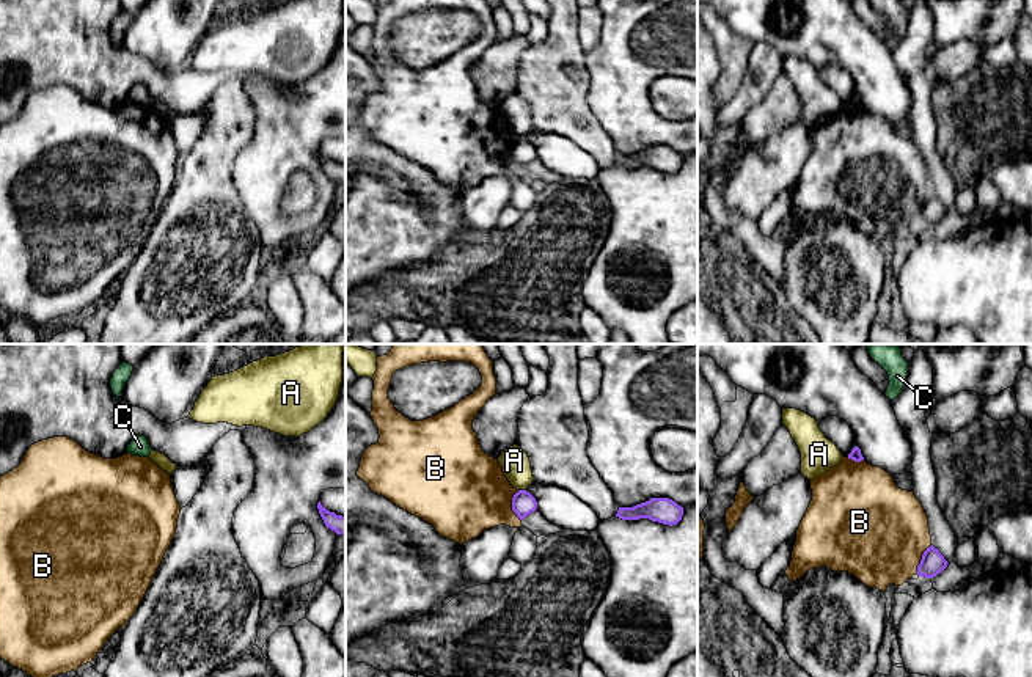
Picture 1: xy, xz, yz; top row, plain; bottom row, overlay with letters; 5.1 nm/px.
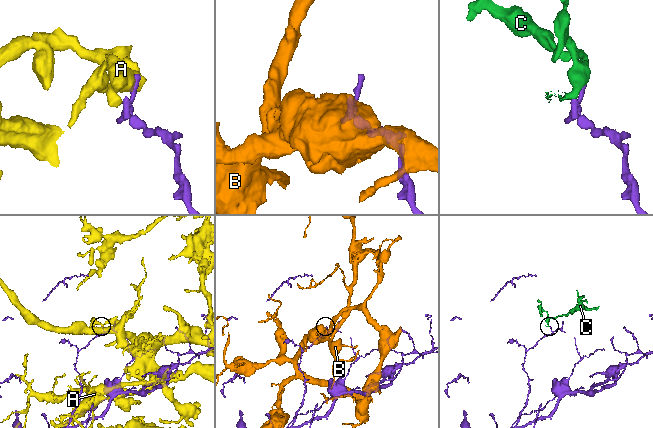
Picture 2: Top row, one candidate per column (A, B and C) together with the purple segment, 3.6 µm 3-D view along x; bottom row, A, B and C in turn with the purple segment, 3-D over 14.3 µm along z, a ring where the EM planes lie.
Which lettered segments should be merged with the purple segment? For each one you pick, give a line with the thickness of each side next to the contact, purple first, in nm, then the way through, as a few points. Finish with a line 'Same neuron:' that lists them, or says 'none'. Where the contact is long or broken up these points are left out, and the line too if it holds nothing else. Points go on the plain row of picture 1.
Same neuron: none

